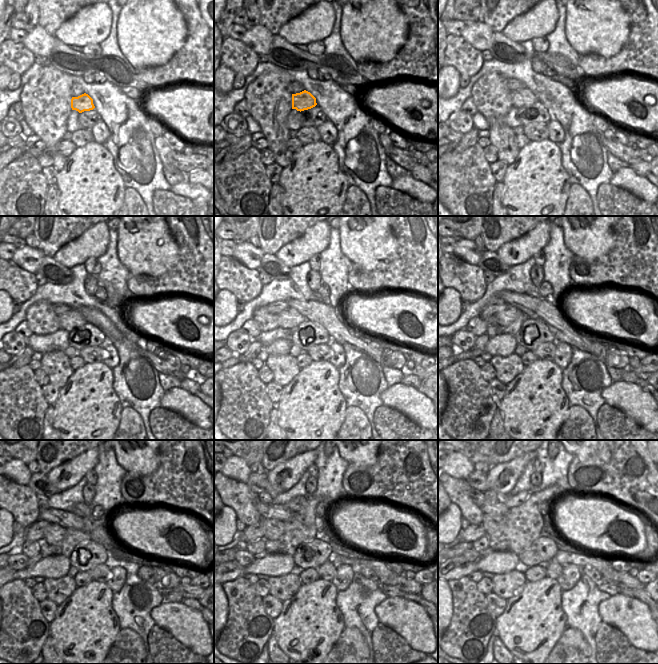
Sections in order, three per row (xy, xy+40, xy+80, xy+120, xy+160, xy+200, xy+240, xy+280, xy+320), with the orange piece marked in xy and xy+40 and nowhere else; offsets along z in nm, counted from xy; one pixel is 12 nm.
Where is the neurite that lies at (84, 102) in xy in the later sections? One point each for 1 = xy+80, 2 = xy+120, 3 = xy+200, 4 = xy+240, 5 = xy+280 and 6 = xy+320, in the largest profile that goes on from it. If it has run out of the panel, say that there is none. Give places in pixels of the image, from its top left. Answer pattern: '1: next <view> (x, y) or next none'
1: next xy+80 (520, 98)
2: next xy+120 (73, 319)
3: next xy+200 (504, 317)
4: next xy+240 (54, 533)
5: next xy+280 (276, 530)
6: next xy+320 (498, 522)

